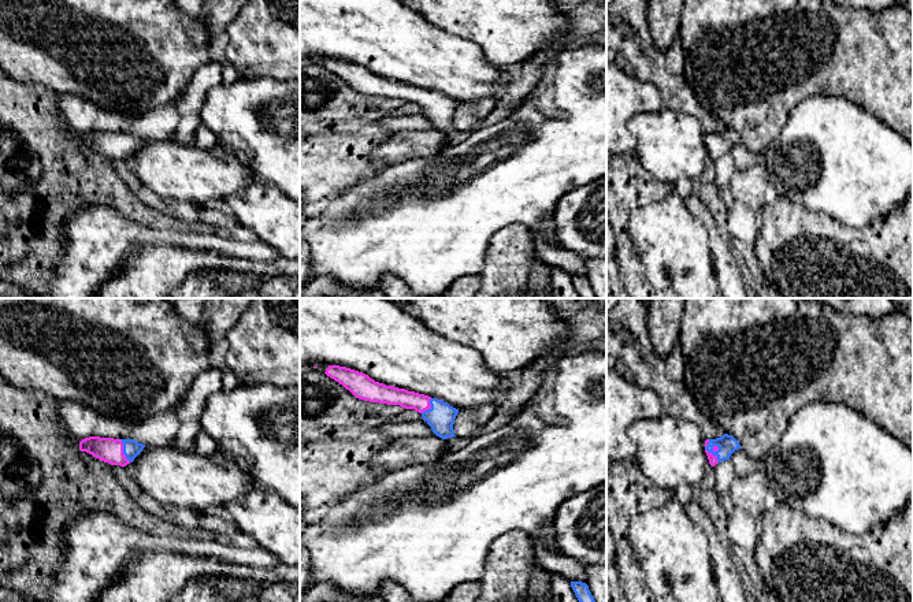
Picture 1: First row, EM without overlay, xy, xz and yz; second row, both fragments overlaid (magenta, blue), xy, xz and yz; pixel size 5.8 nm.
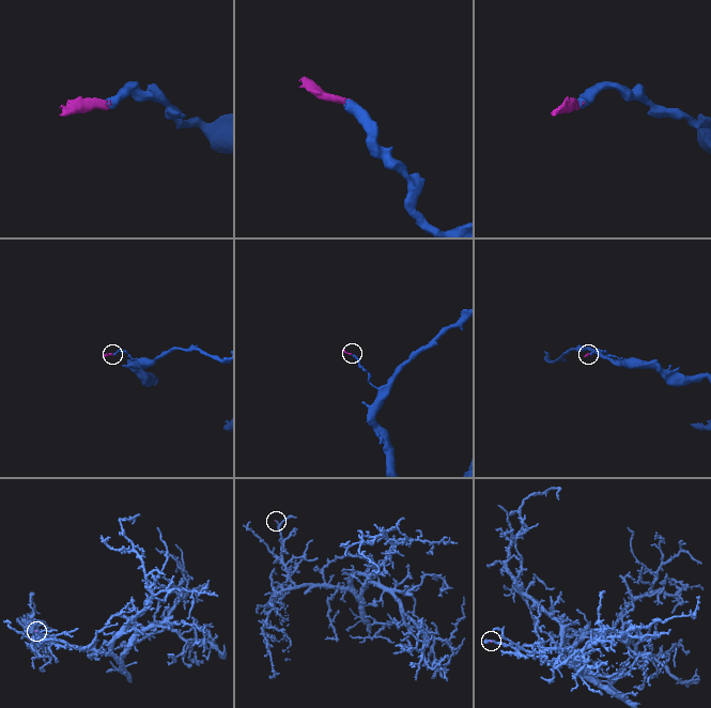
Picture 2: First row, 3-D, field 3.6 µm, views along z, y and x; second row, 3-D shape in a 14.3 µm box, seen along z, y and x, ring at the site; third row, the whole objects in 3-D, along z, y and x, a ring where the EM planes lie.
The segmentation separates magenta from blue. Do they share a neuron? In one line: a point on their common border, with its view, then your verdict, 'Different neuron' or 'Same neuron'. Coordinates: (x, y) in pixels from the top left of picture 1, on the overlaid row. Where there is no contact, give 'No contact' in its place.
Touches magenta at yz (708, 452). Same neuron

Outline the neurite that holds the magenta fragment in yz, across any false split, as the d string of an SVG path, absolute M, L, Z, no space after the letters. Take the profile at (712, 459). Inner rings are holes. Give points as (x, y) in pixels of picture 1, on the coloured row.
M728 434L716 439L705 441L705 453L712 467L724 460L730 460L731 454L738 449L741 449L739 442Z

